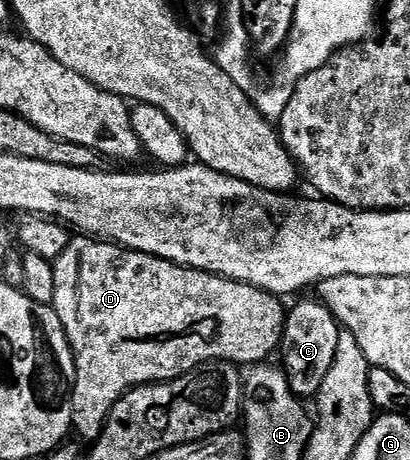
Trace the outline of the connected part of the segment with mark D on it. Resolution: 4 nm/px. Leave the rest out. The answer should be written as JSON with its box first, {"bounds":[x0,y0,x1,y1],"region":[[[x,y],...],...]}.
{"bounds":[53,235,287,443],"region":[[[90,235],[72,236],[53,264],[53,308],[63,320],[63,330],[75,360],[75,383],[69,398],[71,427],[87,443],[93,443],[103,434],[103,424],[112,407],[138,386],[171,381],[192,373],[208,361],[231,361],[240,367],[251,367],[264,362],[274,349],[276,352],[280,348],[287,309],[276,294],[266,293],[249,283],[175,265]]]}

